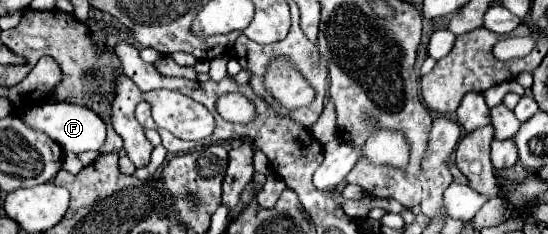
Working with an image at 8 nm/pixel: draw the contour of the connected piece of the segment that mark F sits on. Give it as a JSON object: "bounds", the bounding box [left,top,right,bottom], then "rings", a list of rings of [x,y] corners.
{"bounds":[17,102,105,154],"rings":[[[45,102],[45,104],[39,104],[39,106],[33,106],[25,112],[19,112],[17,114],[29,128],[33,130],[39,130],[39,132],[45,132],[53,142],[57,142],[65,152],[75,152],[75,154],[81,154],[81,152],[87,152],[87,150],[93,150],[93,152],[99,152],[103,142],[105,142],[105,122],[89,108],[83,108],[83,106],[77,106],[77,104],[63,104],[63,102]]]}

